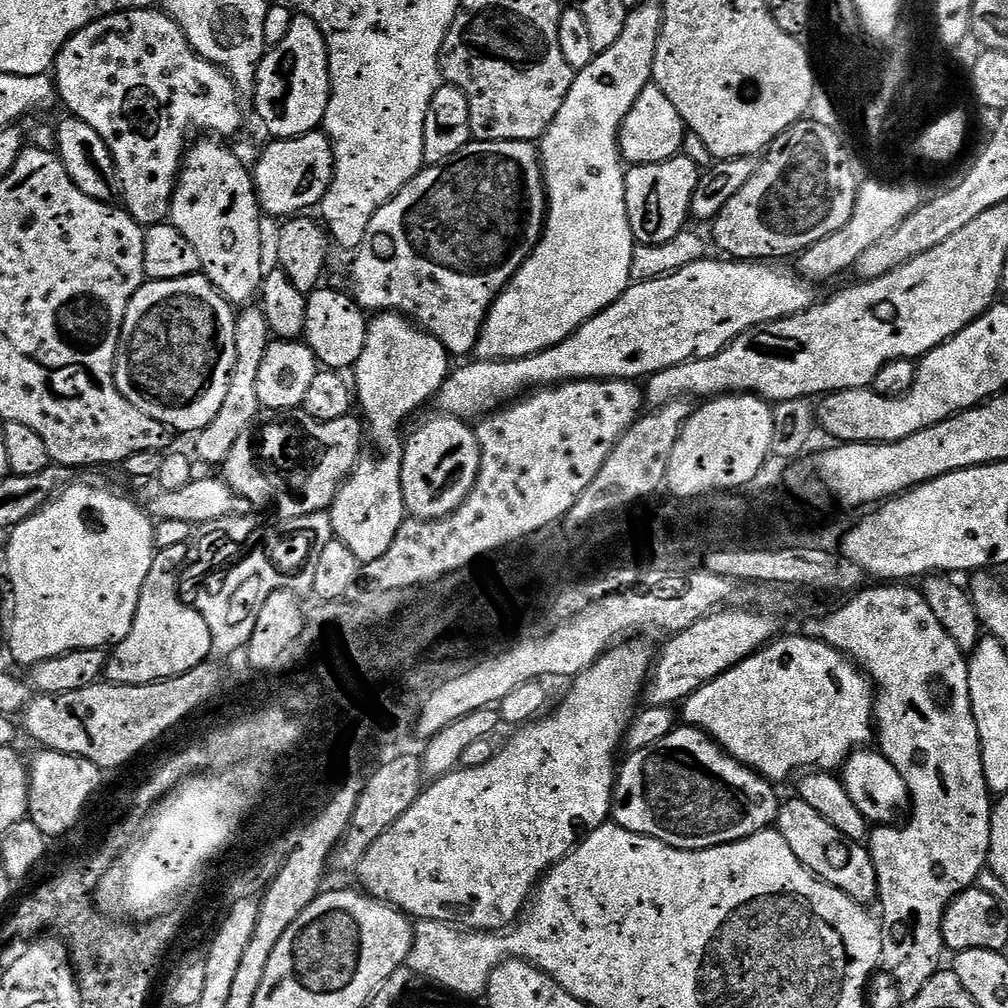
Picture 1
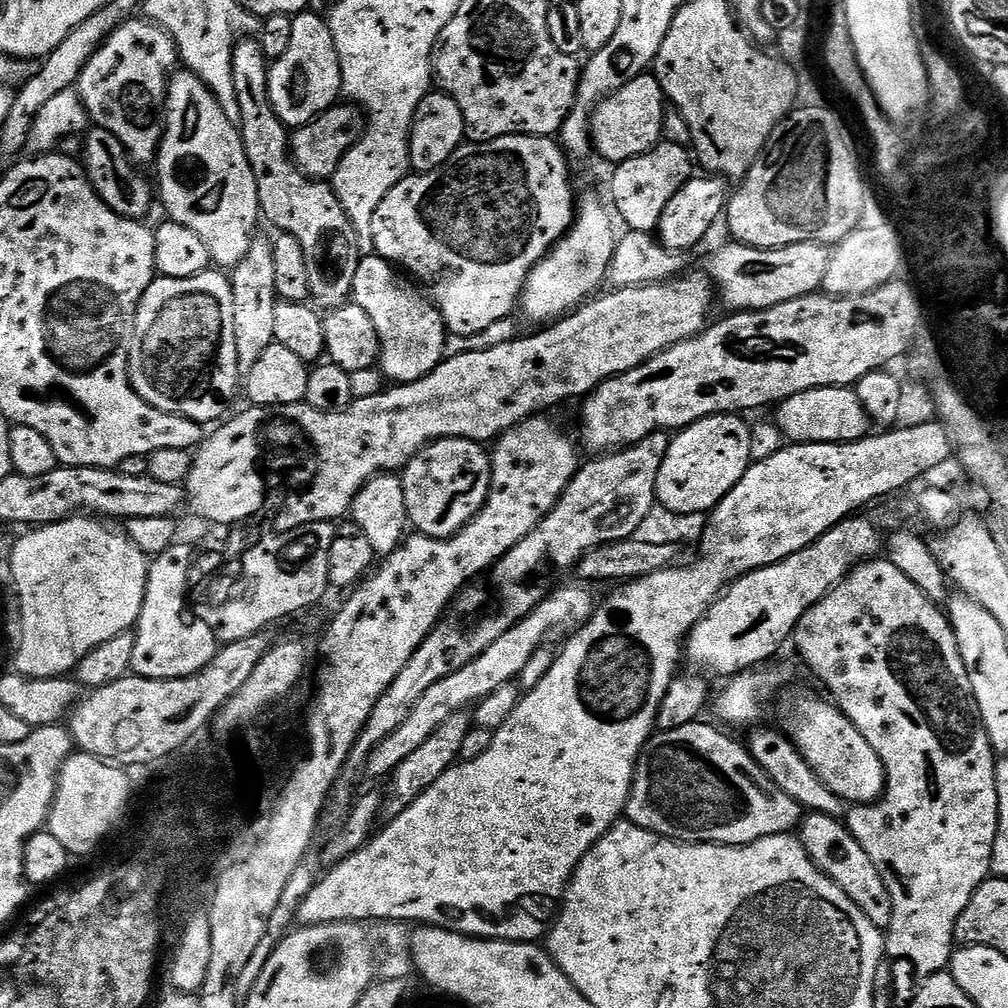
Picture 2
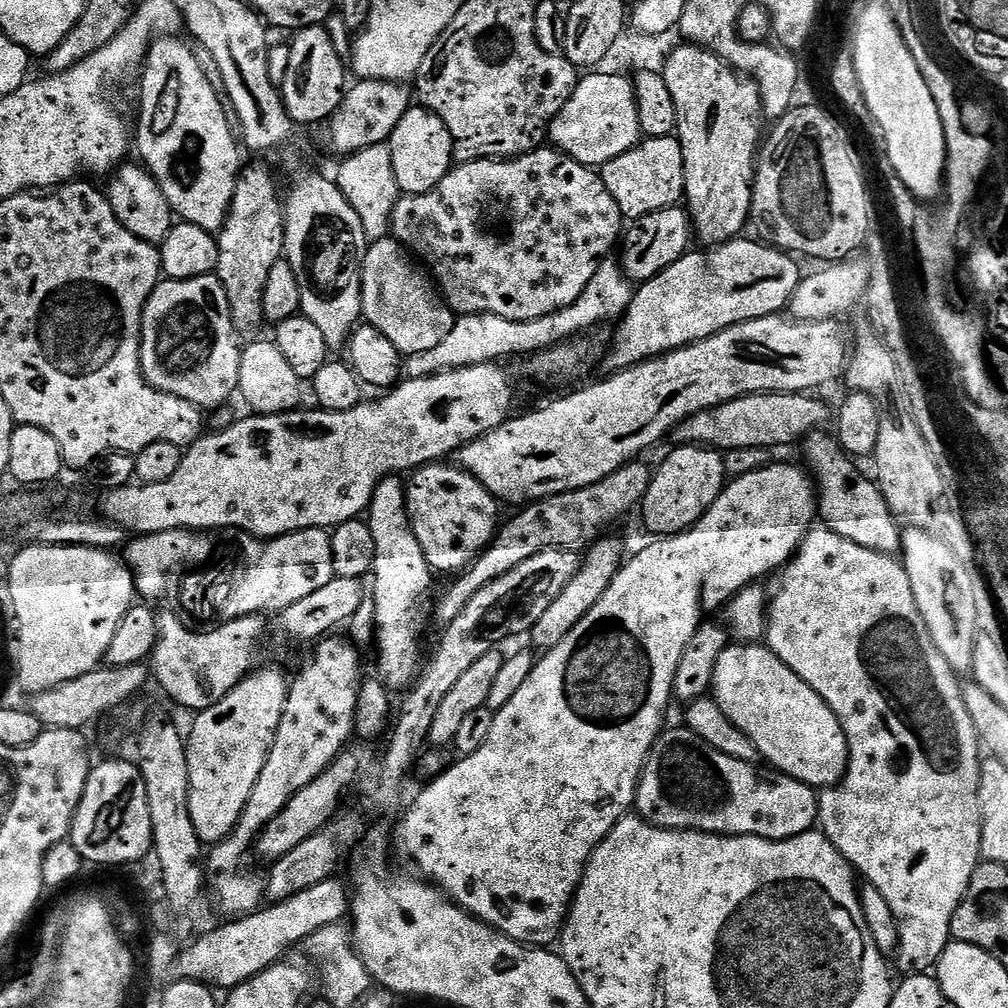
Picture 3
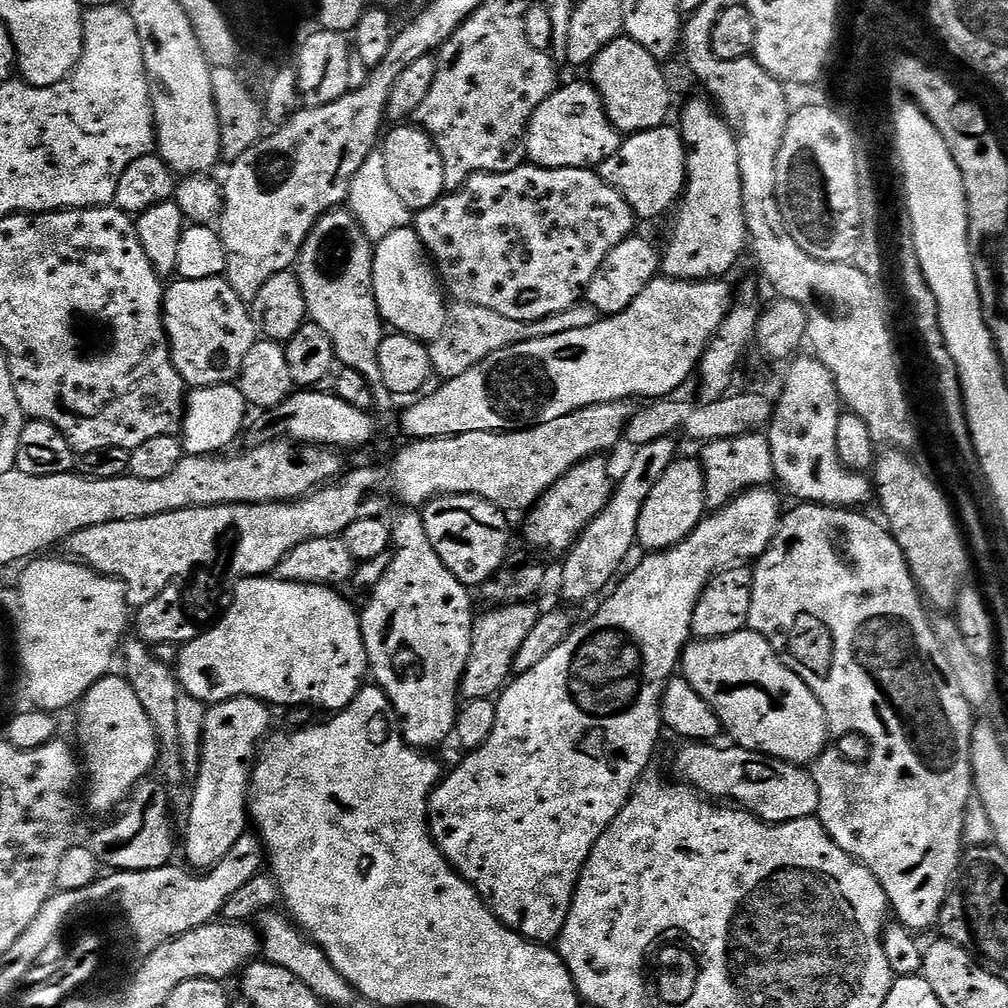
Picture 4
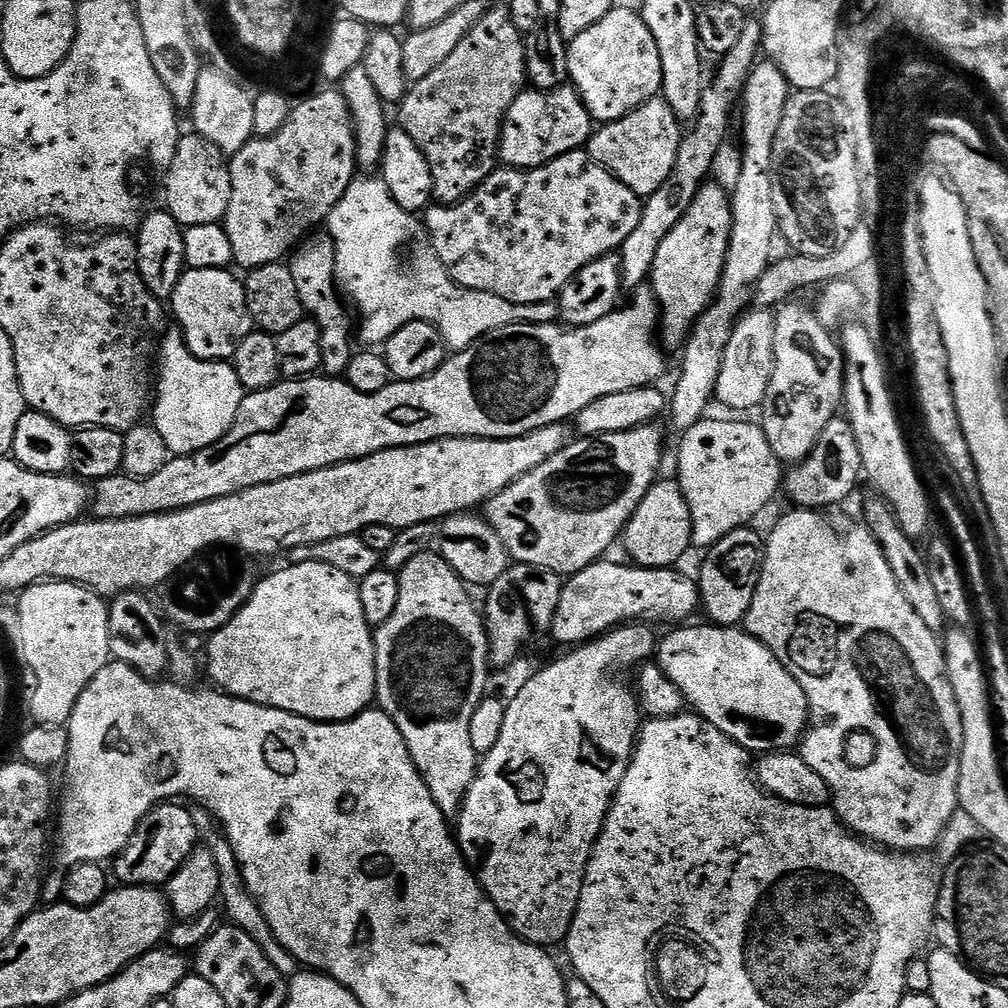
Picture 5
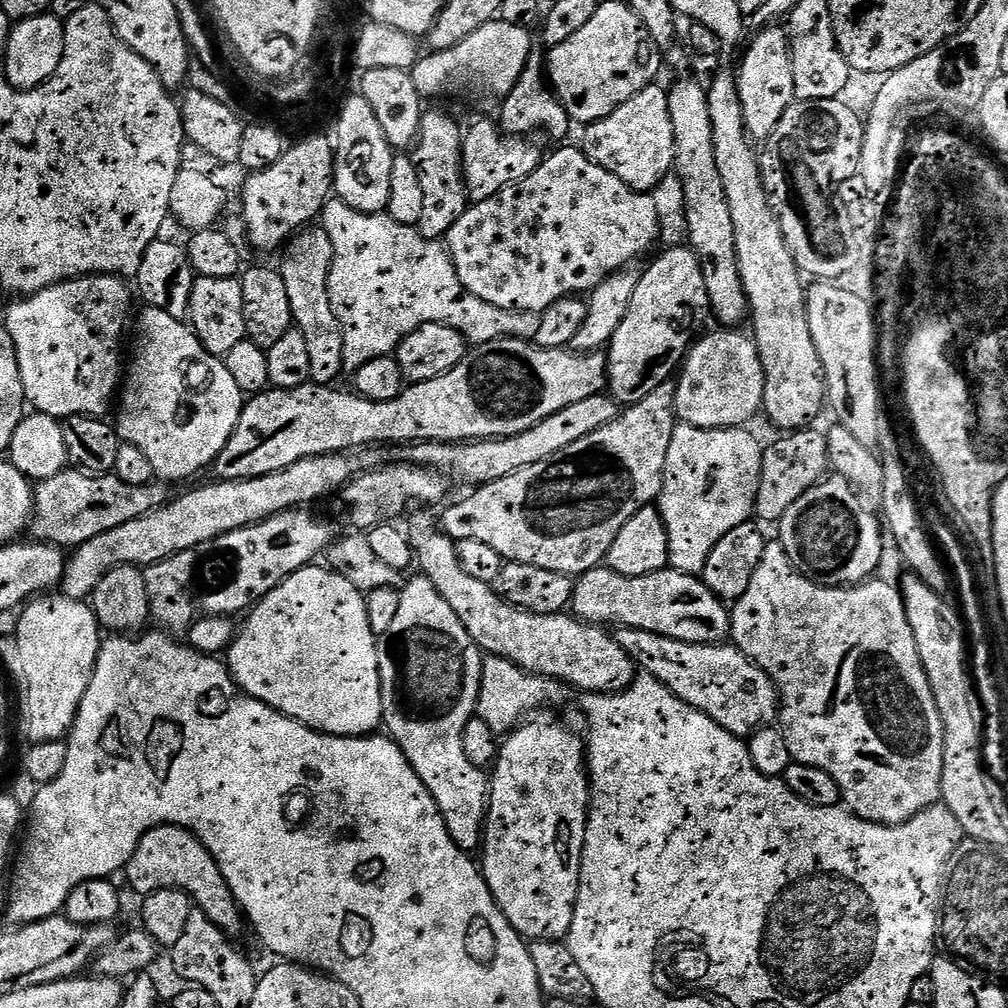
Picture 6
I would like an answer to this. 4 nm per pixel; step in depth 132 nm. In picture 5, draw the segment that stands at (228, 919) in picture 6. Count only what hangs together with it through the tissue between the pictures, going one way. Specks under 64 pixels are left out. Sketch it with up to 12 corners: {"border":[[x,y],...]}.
{"border":[[165,802],[114,858],[121,885],[164,886],[198,847],[187,807]]}

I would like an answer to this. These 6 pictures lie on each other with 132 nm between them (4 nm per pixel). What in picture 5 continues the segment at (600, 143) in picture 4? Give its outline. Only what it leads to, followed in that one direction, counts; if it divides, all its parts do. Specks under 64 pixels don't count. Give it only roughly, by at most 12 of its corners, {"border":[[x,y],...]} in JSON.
{"border":[[571,86],[525,90],[500,132],[509,169],[583,149],[592,115]]}

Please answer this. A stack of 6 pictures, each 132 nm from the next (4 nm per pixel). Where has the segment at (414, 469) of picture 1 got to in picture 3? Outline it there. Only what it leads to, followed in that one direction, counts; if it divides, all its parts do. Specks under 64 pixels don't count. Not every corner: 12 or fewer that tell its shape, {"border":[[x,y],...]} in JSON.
{"border":[[459,466],[406,480],[428,565],[463,569],[496,539],[501,505]]}

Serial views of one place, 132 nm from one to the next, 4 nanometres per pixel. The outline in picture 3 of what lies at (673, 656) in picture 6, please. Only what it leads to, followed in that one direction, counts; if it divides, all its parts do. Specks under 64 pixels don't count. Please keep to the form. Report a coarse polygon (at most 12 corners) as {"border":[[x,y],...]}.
{"border":[[729,643],[711,695],[775,771],[848,769],[830,706],[763,643]]}

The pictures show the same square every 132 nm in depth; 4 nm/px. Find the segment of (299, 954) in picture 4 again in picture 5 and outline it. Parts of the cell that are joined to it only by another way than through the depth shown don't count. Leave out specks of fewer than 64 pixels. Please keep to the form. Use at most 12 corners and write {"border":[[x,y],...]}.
{"border":[[187,805],[197,839],[212,853],[227,919],[245,930],[275,966],[291,975],[278,943],[248,892],[219,821]]}

